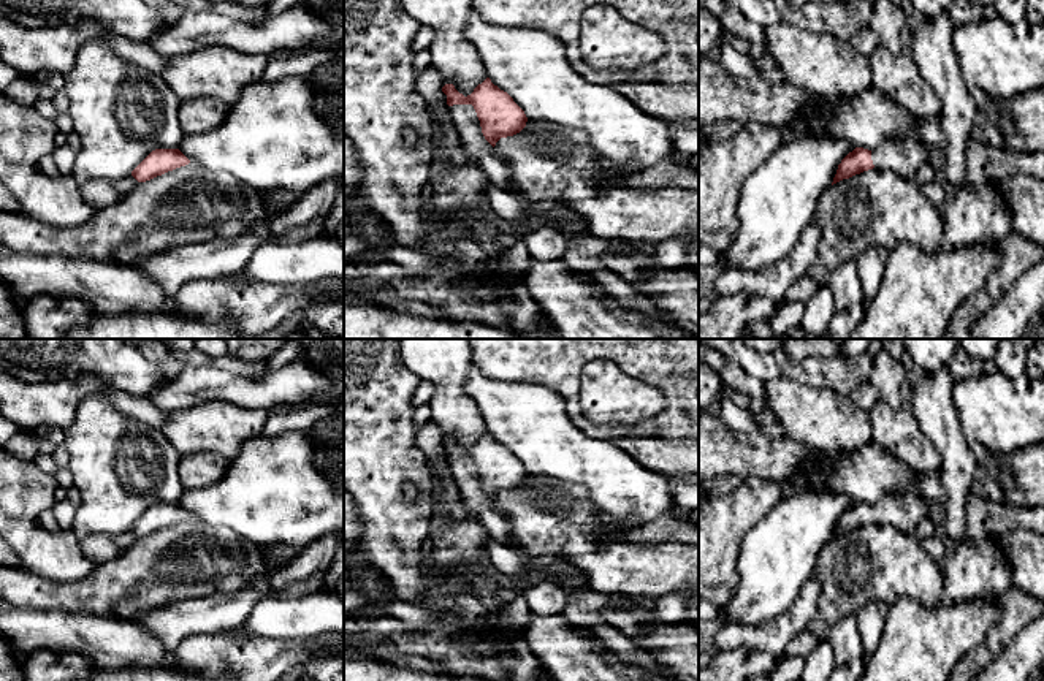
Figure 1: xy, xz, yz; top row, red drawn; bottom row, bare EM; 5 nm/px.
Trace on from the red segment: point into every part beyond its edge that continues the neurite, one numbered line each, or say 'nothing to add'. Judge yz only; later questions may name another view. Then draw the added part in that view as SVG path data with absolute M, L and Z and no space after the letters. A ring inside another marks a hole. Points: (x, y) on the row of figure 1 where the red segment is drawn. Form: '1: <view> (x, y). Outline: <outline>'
1: yz (905, 157). Outline: M886 141L871 150L874 169L892 171L914 179L924 163L930 163L930 150L919 141Z

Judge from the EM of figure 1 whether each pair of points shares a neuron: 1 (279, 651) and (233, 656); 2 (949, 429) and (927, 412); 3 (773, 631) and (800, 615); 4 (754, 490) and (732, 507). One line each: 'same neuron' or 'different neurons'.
1: same neuron
2: same neuron
3: same neuron
4: same neuron

